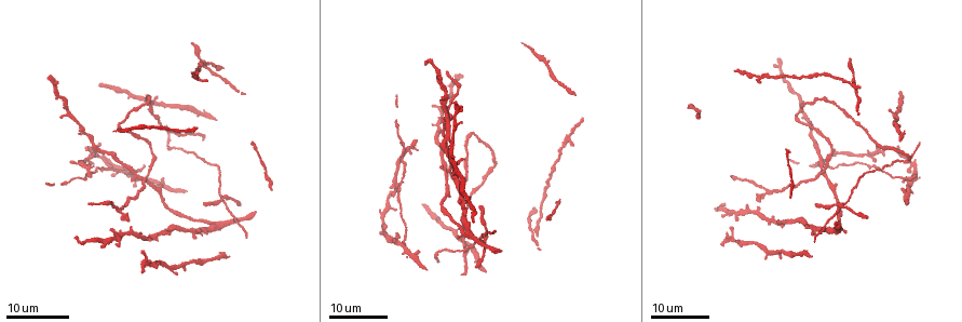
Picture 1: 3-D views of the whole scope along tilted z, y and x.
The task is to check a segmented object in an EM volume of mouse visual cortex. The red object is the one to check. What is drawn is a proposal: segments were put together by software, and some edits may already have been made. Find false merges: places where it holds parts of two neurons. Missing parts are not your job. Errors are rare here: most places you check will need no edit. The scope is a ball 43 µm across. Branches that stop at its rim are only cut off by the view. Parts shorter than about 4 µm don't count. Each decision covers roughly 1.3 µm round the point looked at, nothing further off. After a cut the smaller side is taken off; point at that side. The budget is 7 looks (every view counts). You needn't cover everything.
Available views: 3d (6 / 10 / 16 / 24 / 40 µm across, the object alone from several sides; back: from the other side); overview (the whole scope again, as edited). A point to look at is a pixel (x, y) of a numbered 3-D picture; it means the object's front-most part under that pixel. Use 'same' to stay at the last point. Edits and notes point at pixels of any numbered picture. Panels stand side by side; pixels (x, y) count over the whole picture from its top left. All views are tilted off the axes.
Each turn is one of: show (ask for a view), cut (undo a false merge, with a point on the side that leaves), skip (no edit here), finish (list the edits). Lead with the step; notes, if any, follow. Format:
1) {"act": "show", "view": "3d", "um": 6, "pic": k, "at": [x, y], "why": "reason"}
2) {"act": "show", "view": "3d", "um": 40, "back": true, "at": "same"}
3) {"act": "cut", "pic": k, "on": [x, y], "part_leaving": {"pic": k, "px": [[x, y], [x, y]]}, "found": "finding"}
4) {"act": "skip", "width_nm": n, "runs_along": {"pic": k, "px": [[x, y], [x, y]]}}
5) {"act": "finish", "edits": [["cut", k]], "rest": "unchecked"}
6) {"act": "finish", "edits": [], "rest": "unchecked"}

{"act": "show", "view": "3d", "um": 16, "pic": 1, "at": [119, 243]}

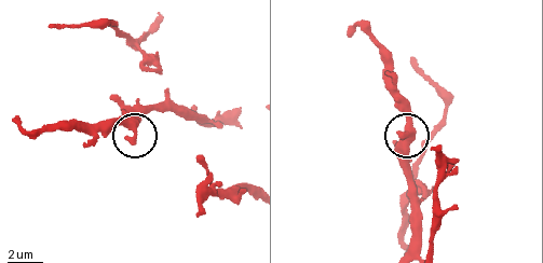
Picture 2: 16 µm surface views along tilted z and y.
{"act": "show", "view": "3d", "um": 6, "pic": 2, "at": [131, 137]}

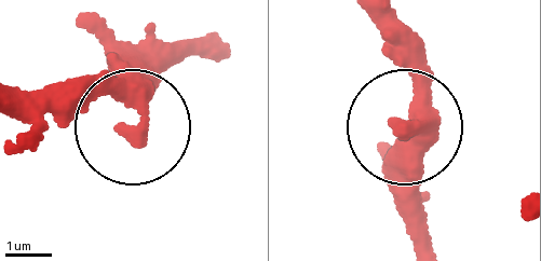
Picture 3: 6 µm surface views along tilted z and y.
{"act": "skip", "runs_along": {"pic": 3, "px": [[424, 243], [409, 208], [420, 84], [406, 27]]}, "found": "continuous, no second neuron"}

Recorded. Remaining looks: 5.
{"act": "show", "view": "3d", "um": 24, "pic": 1, "at": [740, 177], "why": "thin neck"}

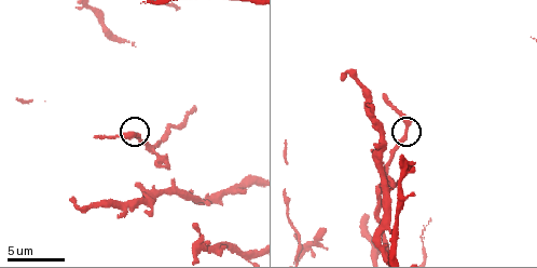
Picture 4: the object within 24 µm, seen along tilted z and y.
{"act": "show", "view": "3d", "um": 6, "pic": 4, "at": [404, 129]}

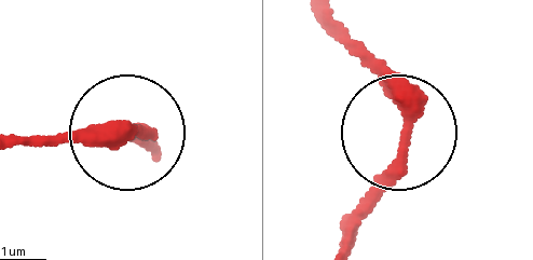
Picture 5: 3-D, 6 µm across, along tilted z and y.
{"act": "skip", "runs_along": {"pic": 5, "px": [[342, 245], [406, 128], [340, 35]]}, "found": "one neuron here"}

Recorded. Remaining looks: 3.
{"act": "show", "view": "3d", "um": 24, "pic": 1, "at": [147, 175], "why": "three arms meet"}

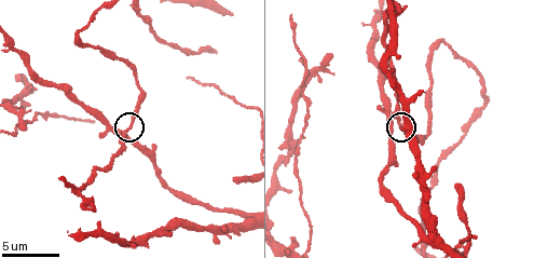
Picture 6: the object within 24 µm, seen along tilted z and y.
{"act": "show", "view": "3d", "um": 6, "pic": 6, "at": [129, 129]}

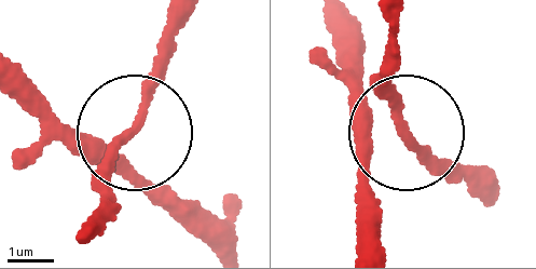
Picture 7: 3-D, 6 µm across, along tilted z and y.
{"act": "show", "view": "3d", "um": 6, "back": true, "pic": 7, "at": [403, 132], "why": "other side"}

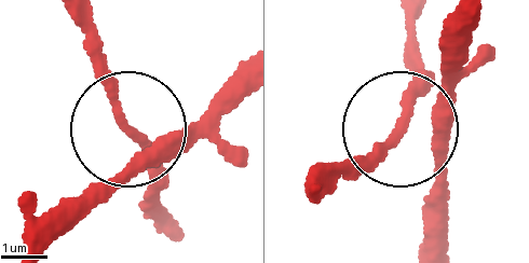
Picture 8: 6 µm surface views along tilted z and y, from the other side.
{"act": "skip", "width_nm": 180, "runs_along": {"pic": 8, "px": [[407, 120], [438, 142], [451, 190]]}, "found": "all the same neuron"}

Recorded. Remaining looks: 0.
{"act": "finish", "edits": [], "rest": "unchecked"}

